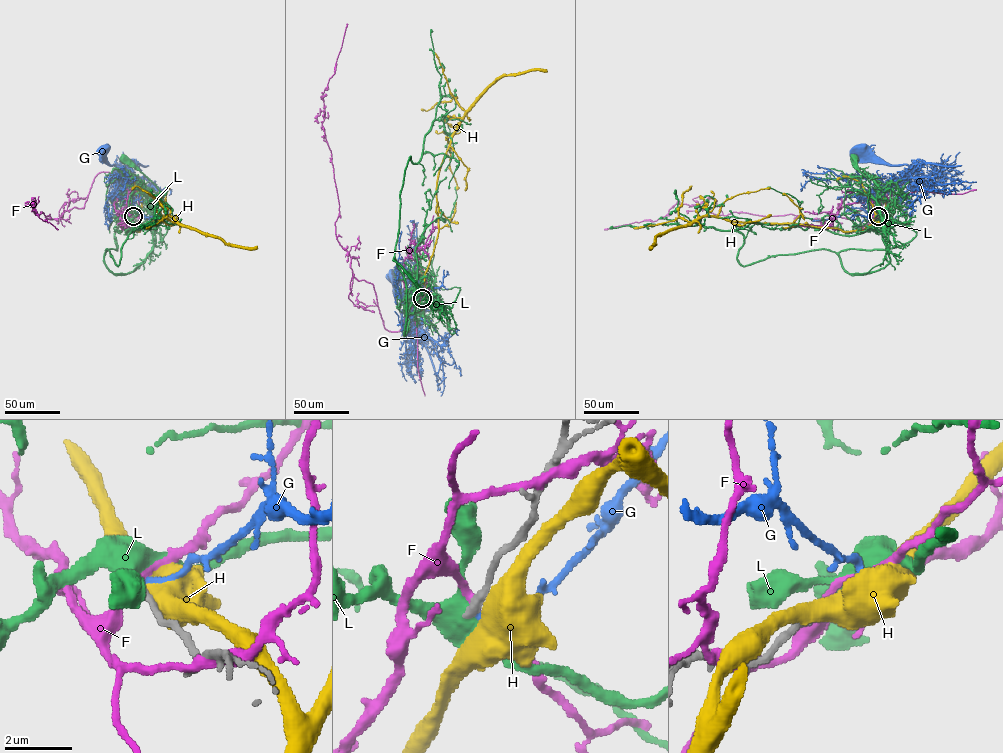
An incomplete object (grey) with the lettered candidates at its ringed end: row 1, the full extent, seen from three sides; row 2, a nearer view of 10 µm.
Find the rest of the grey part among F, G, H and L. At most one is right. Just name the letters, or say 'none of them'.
none of them

